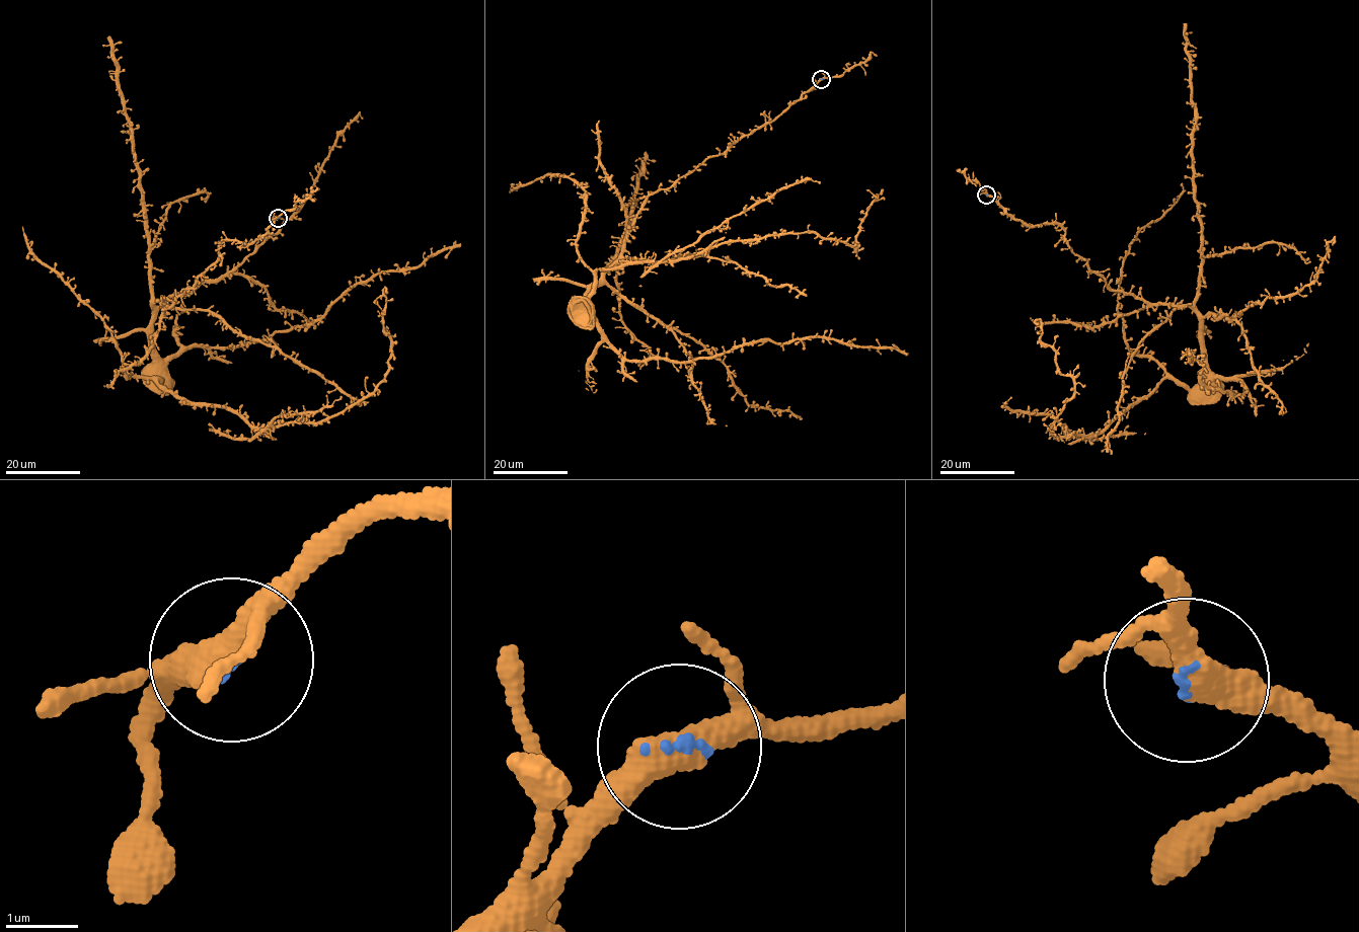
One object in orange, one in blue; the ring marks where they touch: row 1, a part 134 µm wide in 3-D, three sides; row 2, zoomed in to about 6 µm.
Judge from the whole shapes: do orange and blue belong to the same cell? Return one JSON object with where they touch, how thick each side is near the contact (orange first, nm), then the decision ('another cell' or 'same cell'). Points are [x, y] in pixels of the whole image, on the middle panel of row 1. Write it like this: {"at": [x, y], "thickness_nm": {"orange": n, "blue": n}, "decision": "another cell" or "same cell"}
{"at": [821, 79], "thickness_nm": {"orange": 400, "blue": 90}, "decision": "same cell"}

